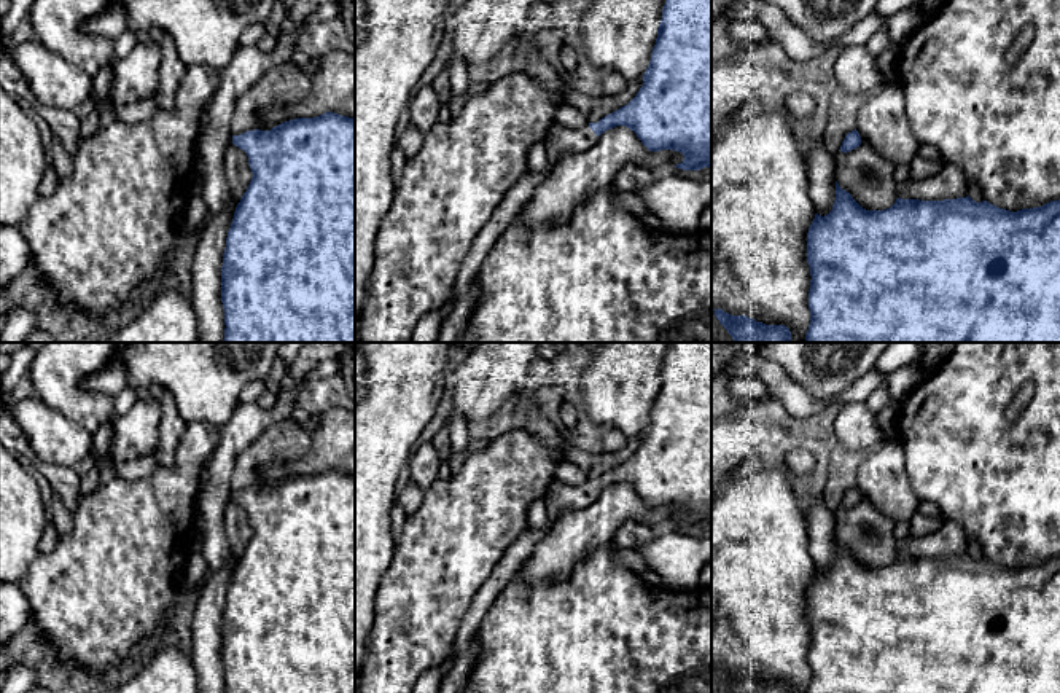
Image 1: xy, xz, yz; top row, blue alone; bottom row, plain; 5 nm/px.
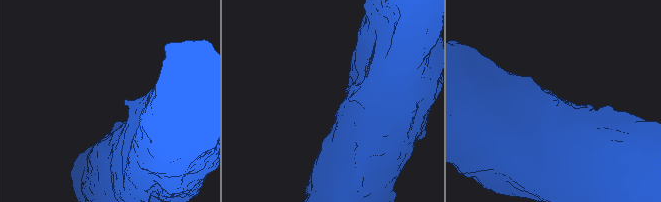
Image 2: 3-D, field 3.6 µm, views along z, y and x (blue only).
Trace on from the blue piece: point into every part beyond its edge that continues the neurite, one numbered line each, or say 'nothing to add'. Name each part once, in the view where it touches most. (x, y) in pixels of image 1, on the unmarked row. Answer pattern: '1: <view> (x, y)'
1: xz (559, 497)

